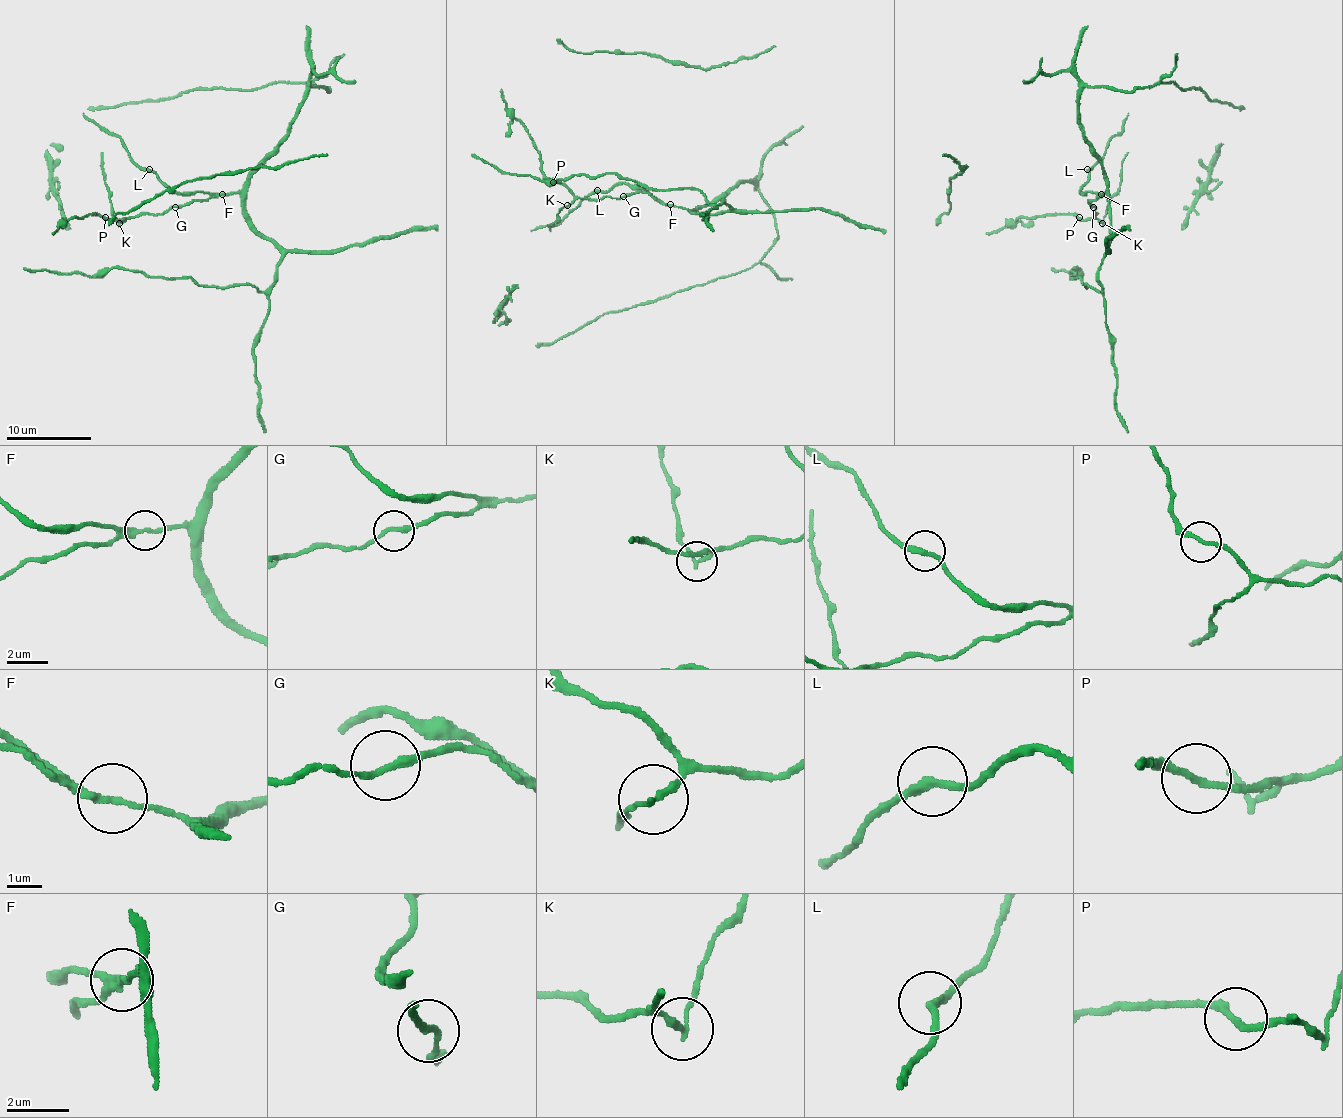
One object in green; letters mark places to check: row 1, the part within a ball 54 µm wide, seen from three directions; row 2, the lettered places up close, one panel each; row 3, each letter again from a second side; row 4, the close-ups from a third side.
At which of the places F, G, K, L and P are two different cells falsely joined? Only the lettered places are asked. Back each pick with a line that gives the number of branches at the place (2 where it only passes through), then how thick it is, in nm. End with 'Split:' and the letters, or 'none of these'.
F: 2 branches meet; 190 nm thick
K: 2 branches meet; 160 nm thick
Split: F, K

